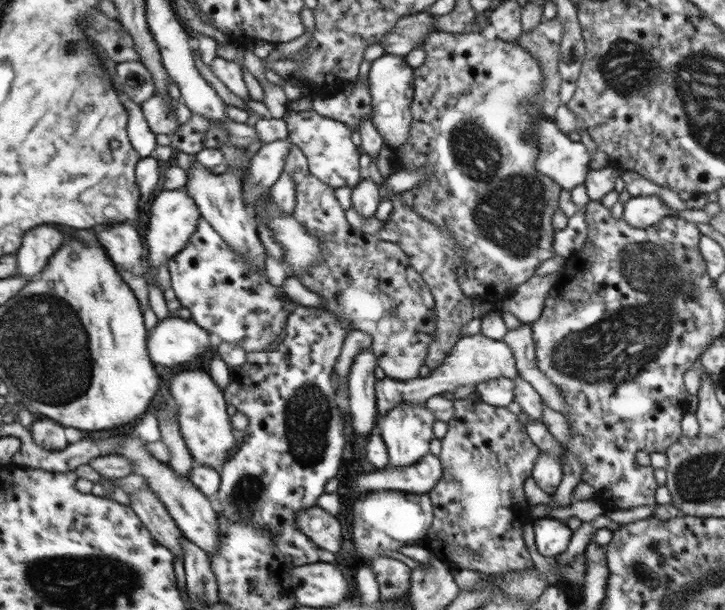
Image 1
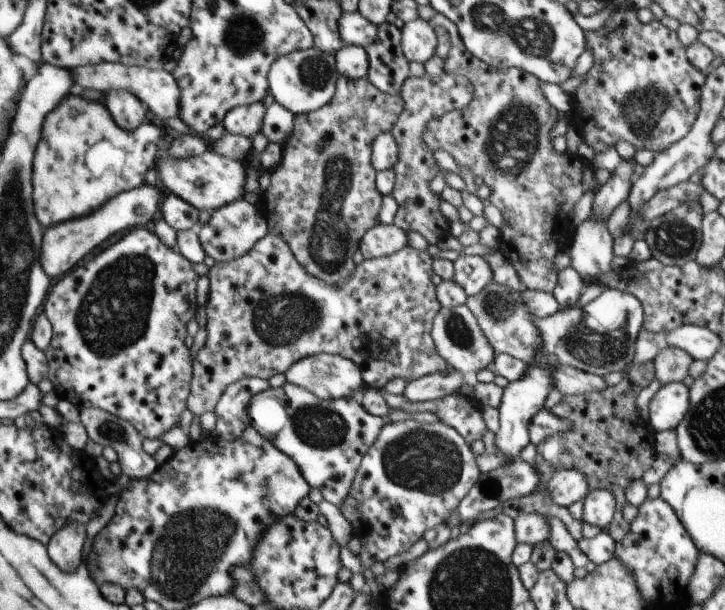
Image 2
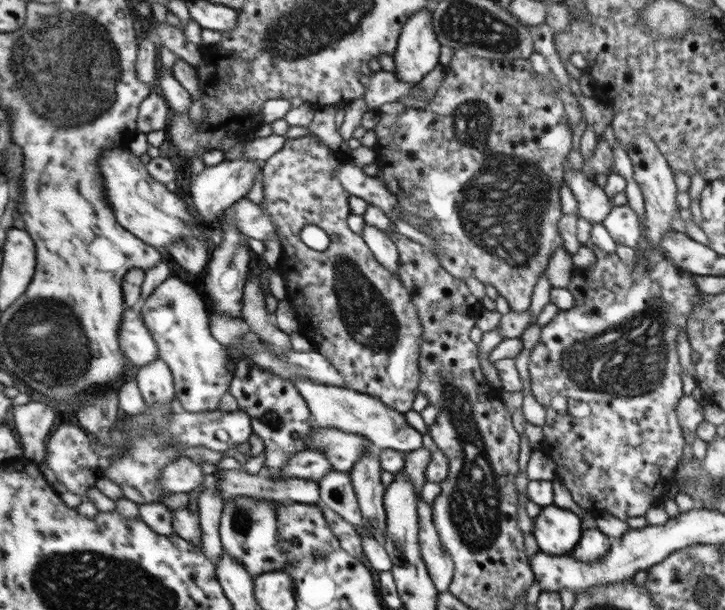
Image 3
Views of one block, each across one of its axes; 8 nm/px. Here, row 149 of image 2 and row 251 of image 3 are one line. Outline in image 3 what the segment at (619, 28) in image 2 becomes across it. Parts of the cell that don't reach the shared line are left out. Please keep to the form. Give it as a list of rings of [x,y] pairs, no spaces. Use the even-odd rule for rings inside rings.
[[[642,134],[638,136],[633,142],[628,144],[627,154],[630,157],[633,166],[633,178],[639,184],[640,190],[643,194],[646,219],[644,226],[646,226],[646,238],[650,242],[650,249],[648,249],[648,265],[640,265],[642,259],[636,257],[636,264],[628,264],[628,260],[624,260],[624,256],[616,255],[614,252],[606,252],[596,246],[592,247],[596,255],[596,262],[584,267],[584,278],[586,278],[586,294],[582,294],[584,298],[577,297],[578,284],[572,282],[570,290],[576,300],[574,307],[570,310],[559,310],[558,314],[546,324],[542,329],[540,342],[536,344],[531,353],[531,360],[528,364],[530,371],[530,379],[532,380],[532,395],[542,404],[546,411],[545,424],[542,426],[542,433],[544,433],[544,452],[547,456],[556,463],[555,473],[558,474],[560,482],[566,486],[570,491],[573,500],[576,504],[585,511],[590,512],[594,518],[600,516],[612,516],[619,518],[626,522],[628,518],[634,516],[644,517],[644,512],[648,508],[652,508],[654,502],[659,502],[658,498],[650,498],[650,496],[664,496],[668,494],[668,486],[672,484],[672,474],[676,468],[676,462],[682,456],[682,448],[684,448],[684,431],[680,425],[680,419],[676,415],[676,406],[680,402],[682,394],[682,368],[678,362],[678,336],[680,332],[686,332],[686,326],[689,326],[689,319],[693,313],[701,306],[703,292],[696,287],[694,281],[695,274],[688,272],[680,267],[674,265],[674,261],[666,255],[666,251],[660,247],[660,242],[668,236],[668,232],[672,230],[672,220],[678,214],[678,202],[676,202],[676,184],[672,178],[672,170],[666,164],[666,157],[660,152],[656,146],[656,142]]]

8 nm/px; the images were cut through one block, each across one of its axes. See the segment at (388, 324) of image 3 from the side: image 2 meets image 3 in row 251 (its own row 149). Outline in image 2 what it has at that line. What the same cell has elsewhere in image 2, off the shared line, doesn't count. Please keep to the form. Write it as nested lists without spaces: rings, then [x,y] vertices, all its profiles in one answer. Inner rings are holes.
[[[340,76],[336,82],[335,96],[322,109],[312,113],[295,115],[292,134],[282,146],[281,159],[271,172],[270,185],[263,198],[267,204],[267,227],[272,234],[280,236],[291,250],[296,250],[296,258],[304,262],[304,270],[310,275],[324,280],[332,286],[340,286],[352,278],[356,264],[353,255],[359,242],[379,220],[382,194],[374,186],[377,170],[370,164],[370,142],[383,132],[391,132],[392,126],[404,110],[401,94],[384,94],[367,78],[348,79]],[[318,144],[324,148],[318,150]]]

